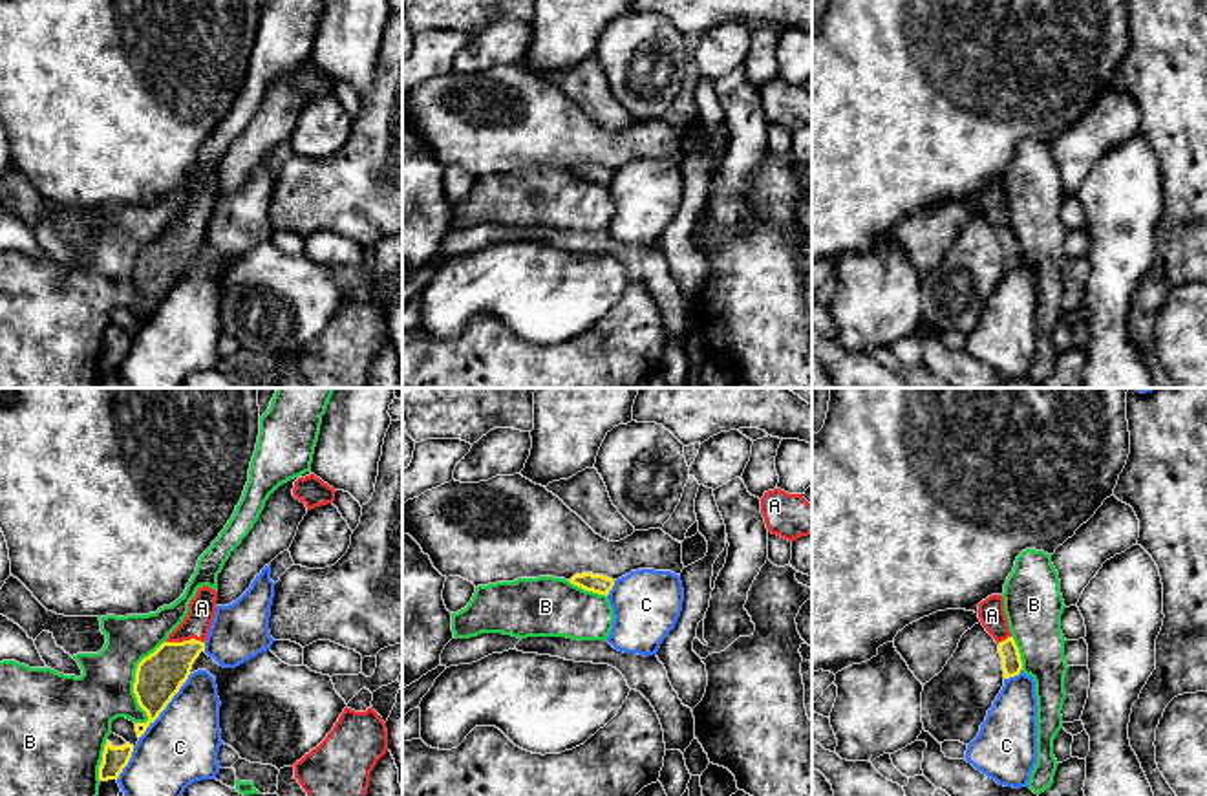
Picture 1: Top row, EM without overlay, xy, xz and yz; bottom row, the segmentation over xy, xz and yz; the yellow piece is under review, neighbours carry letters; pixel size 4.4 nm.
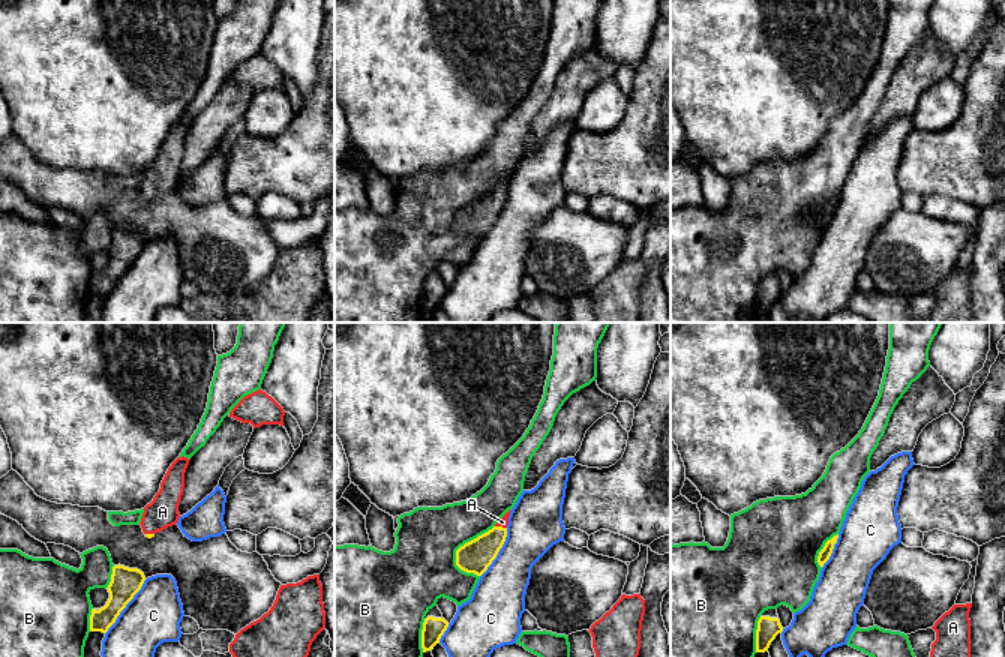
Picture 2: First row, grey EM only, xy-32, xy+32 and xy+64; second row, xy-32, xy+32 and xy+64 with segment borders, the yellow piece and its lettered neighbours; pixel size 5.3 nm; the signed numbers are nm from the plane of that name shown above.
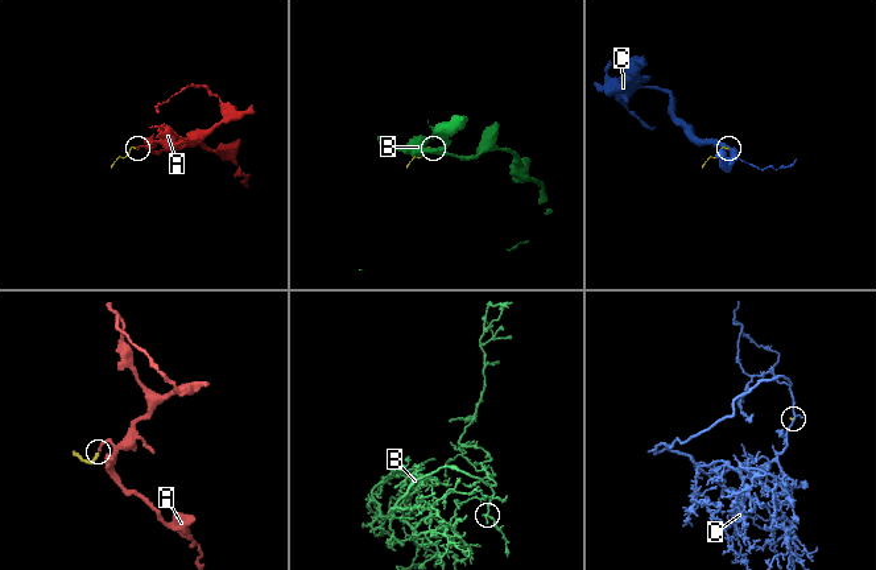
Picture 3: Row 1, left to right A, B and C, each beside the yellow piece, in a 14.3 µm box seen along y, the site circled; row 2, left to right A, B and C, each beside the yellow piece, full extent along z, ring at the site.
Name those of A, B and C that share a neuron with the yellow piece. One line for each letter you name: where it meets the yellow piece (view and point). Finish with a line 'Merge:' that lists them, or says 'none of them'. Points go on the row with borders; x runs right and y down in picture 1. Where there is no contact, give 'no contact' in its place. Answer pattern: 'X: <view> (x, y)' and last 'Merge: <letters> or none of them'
A: xy (185, 641)
Merge: A

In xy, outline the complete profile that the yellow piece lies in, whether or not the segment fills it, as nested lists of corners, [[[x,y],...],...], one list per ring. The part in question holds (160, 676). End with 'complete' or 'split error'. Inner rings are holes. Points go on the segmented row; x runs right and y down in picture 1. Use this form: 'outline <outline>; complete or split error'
outline [[[208,586],[199,587],[183,622],[137,664],[134,694],[148,715],[146,723],[135,723],[137,737],[146,732],[188,679],[194,661],[205,650],[216,600],[218,591]]]; split error

